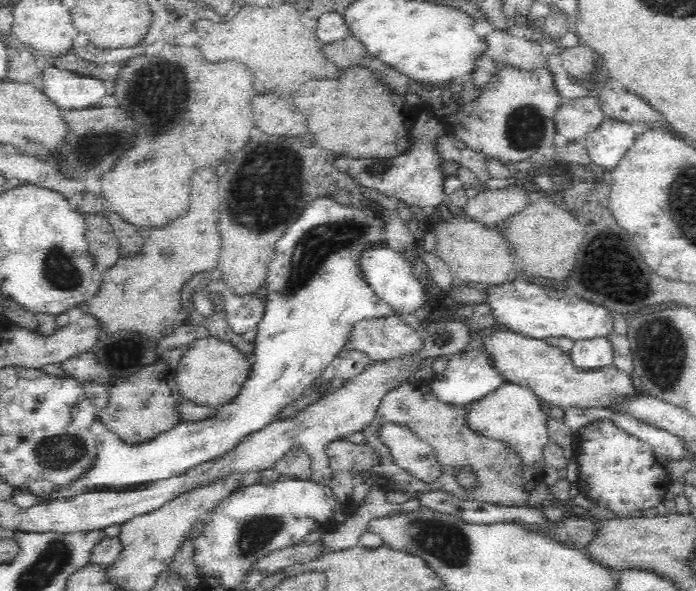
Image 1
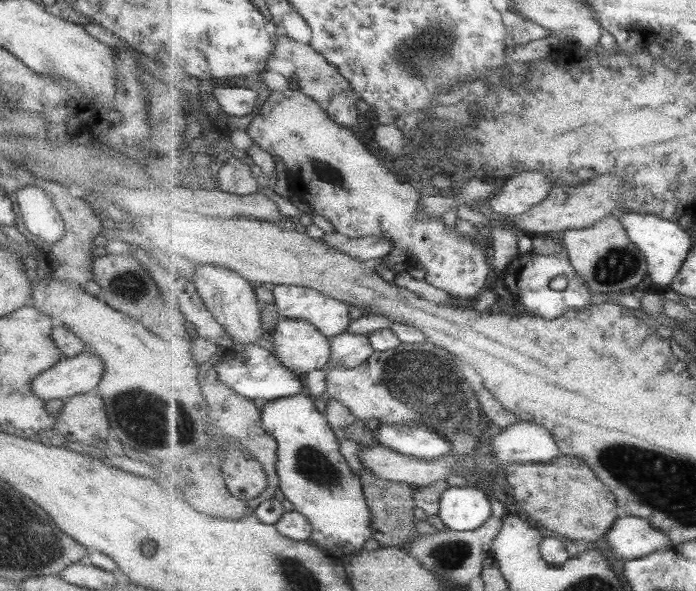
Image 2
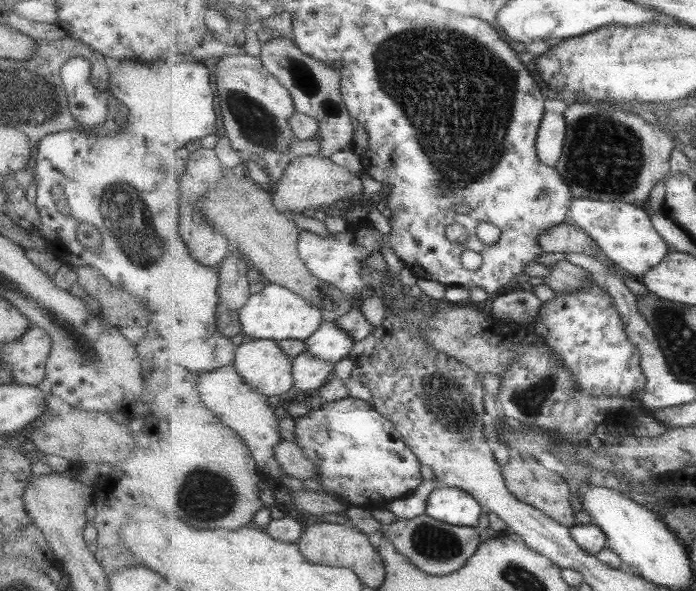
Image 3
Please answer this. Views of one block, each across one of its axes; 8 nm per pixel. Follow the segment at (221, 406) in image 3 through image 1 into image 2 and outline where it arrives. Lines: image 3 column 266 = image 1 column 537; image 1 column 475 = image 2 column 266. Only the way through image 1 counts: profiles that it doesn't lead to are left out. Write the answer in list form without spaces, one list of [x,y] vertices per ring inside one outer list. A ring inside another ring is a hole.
[[[301,393],[267,402],[262,409],[262,419],[266,431],[278,442],[280,490],[294,505],[294,510],[304,514],[313,524],[309,542],[340,558],[363,550],[373,536],[373,513],[367,504],[363,482],[354,474],[348,460],[343,456],[340,440],[325,412],[321,413],[315,408],[315,402],[309,394]]]

